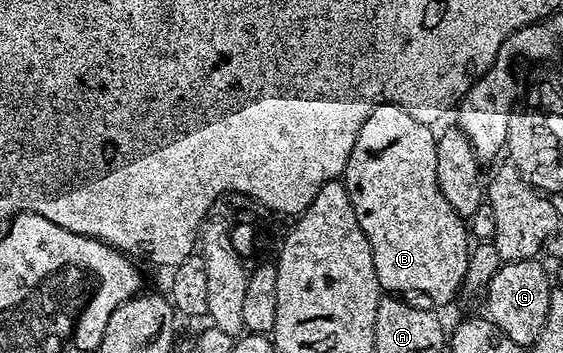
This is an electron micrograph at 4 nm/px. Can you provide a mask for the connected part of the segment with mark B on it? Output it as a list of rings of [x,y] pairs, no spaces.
[[[395,104],[376,106],[372,110],[372,114],[368,114],[368,118],[360,126],[360,130],[356,134],[356,142],[352,146],[350,157],[346,163],[344,183],[348,190],[348,198],[352,202],[352,210],[356,210],[356,222],[360,222],[360,230],[364,230],[364,234],[368,238],[368,246],[372,250],[372,262],[376,266],[378,285],[383,290],[390,294],[419,292],[420,295],[427,296],[431,300],[431,302],[429,301],[431,305],[446,304],[454,295],[459,295],[462,292],[464,274],[468,270],[468,262],[472,251],[472,240],[468,235],[467,221],[458,216],[456,210],[452,210],[452,206],[448,206],[444,194],[440,194],[440,182],[436,182],[436,132],[431,125],[416,122],[416,118],[412,118],[412,114],[408,114],[408,110],[404,110]]]

